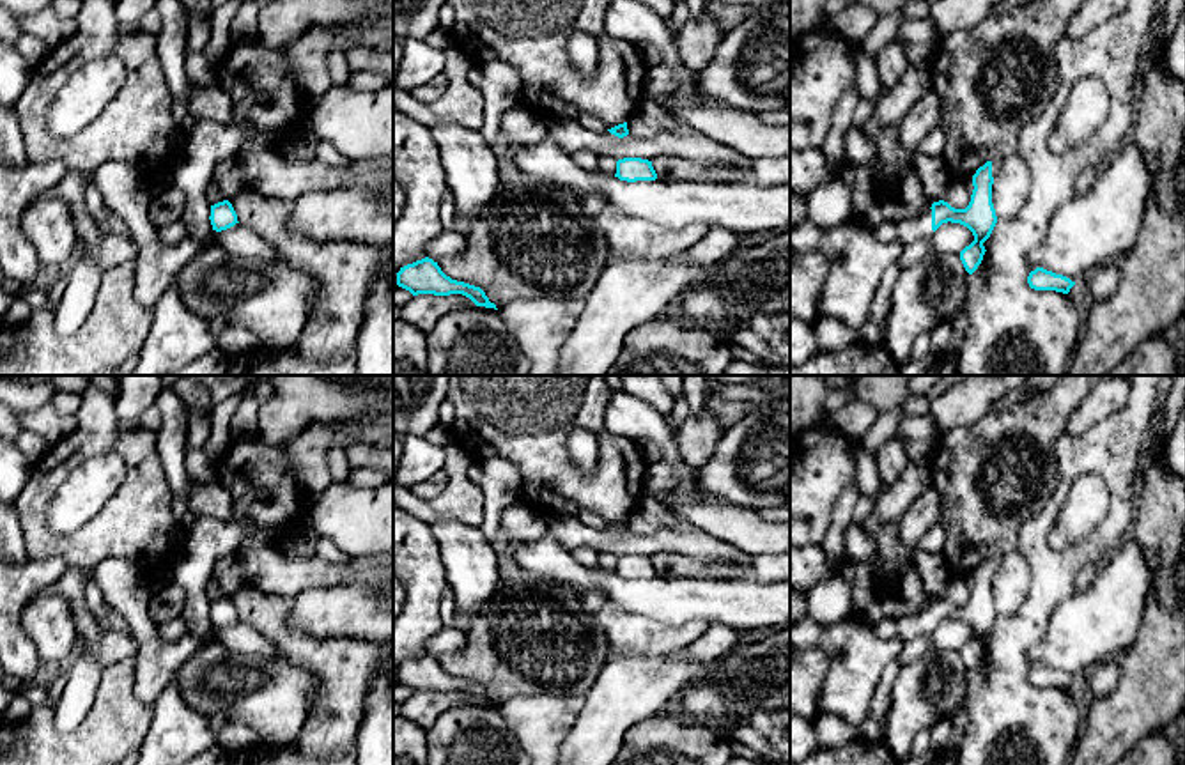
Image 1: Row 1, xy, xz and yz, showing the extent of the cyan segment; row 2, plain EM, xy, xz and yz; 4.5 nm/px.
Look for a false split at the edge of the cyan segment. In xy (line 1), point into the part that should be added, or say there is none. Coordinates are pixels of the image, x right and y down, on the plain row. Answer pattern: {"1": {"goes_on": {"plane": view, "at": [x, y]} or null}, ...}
{"1": {"goes_on": null}}

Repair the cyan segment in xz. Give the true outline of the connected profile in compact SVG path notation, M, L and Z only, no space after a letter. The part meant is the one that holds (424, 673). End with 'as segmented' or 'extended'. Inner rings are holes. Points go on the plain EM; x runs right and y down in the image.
M425 653L413 661L400 664L397 669L397 682L409 687L413 692L418 691L434 691L434 692L450 692L462 691L469 694L476 703L496 705L494 699L489 698L485 689L480 684L452 676L446 673L438 659Z | as segmented

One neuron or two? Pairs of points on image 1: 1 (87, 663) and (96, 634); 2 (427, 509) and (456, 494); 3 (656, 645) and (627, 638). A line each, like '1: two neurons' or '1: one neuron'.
1: two neurons
2: one neuron
3: one neuron

